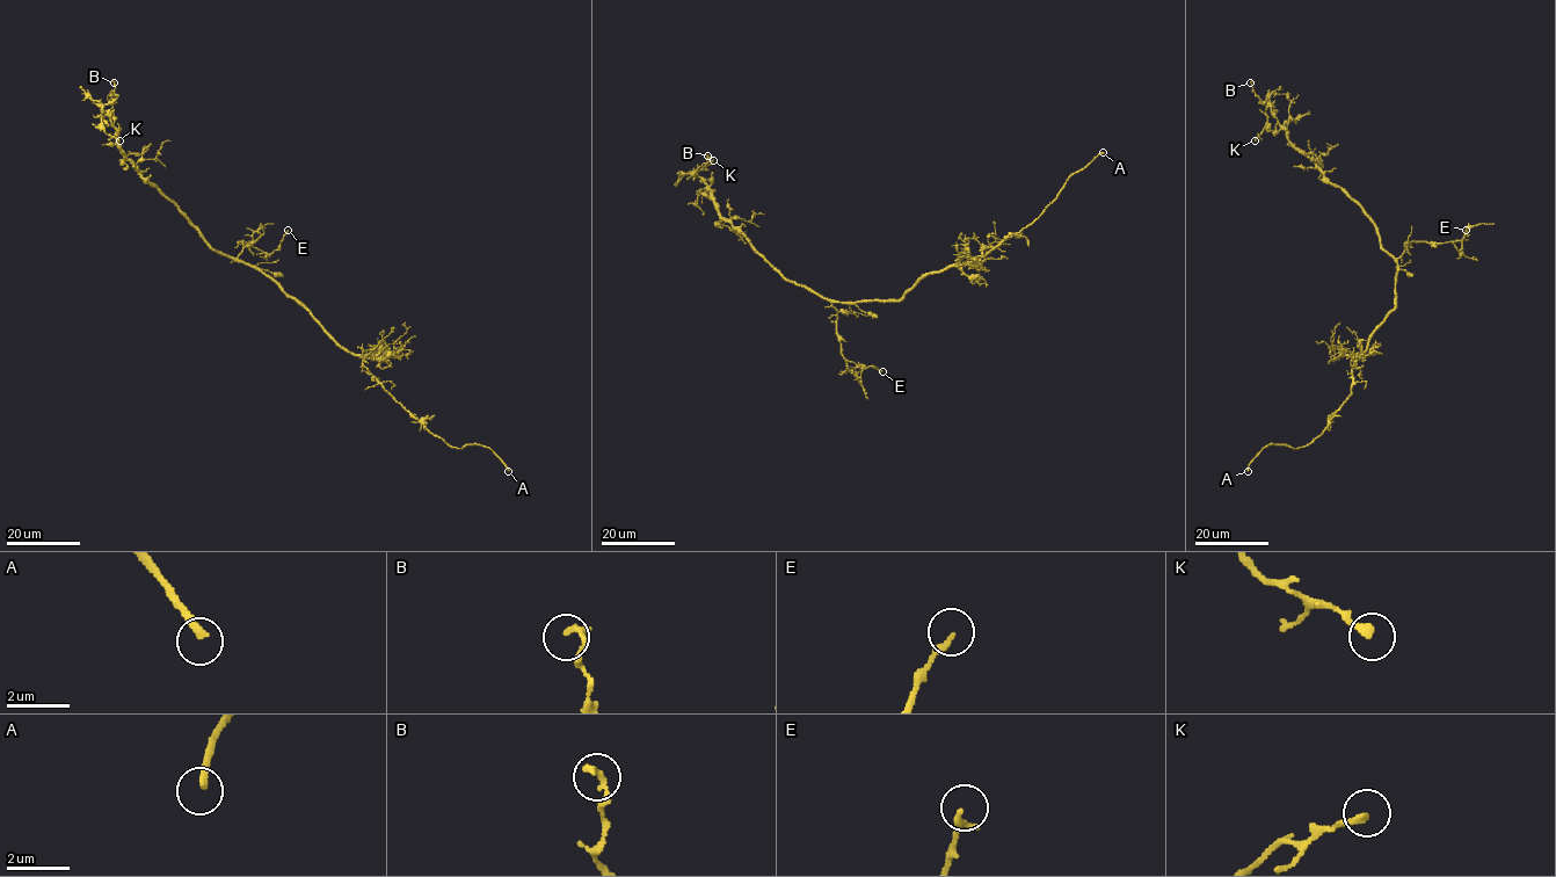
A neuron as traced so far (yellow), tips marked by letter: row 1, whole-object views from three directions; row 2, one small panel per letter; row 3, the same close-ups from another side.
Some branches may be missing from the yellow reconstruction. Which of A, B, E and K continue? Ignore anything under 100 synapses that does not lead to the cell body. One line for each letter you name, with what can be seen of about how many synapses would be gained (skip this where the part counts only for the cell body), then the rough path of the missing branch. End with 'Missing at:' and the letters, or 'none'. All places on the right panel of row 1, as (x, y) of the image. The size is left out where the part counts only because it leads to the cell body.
A: missing branch runs (1248, 471), (1250, 488)
Missing at: A

